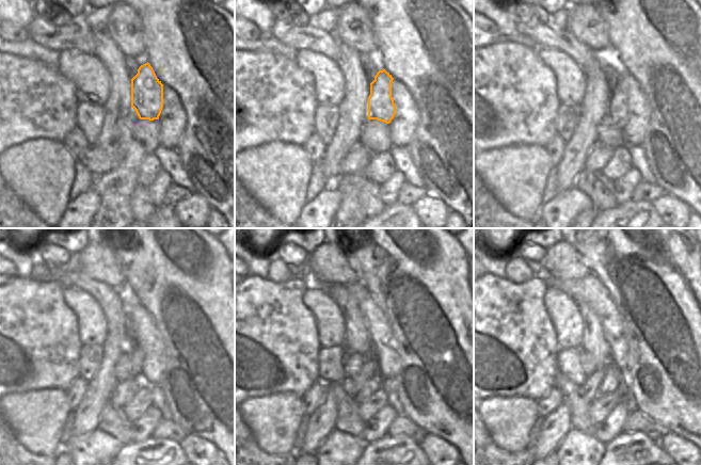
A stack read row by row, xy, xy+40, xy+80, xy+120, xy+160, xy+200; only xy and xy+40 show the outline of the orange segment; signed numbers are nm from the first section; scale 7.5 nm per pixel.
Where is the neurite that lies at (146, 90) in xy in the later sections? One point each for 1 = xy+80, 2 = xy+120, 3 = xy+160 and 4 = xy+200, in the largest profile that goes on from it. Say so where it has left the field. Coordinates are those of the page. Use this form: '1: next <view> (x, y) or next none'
1: next xy+80 (617, 116)
2: next xy+120 (132, 357)
3: next xy+160 (369, 368)
4: next xy+200 (591, 385)

